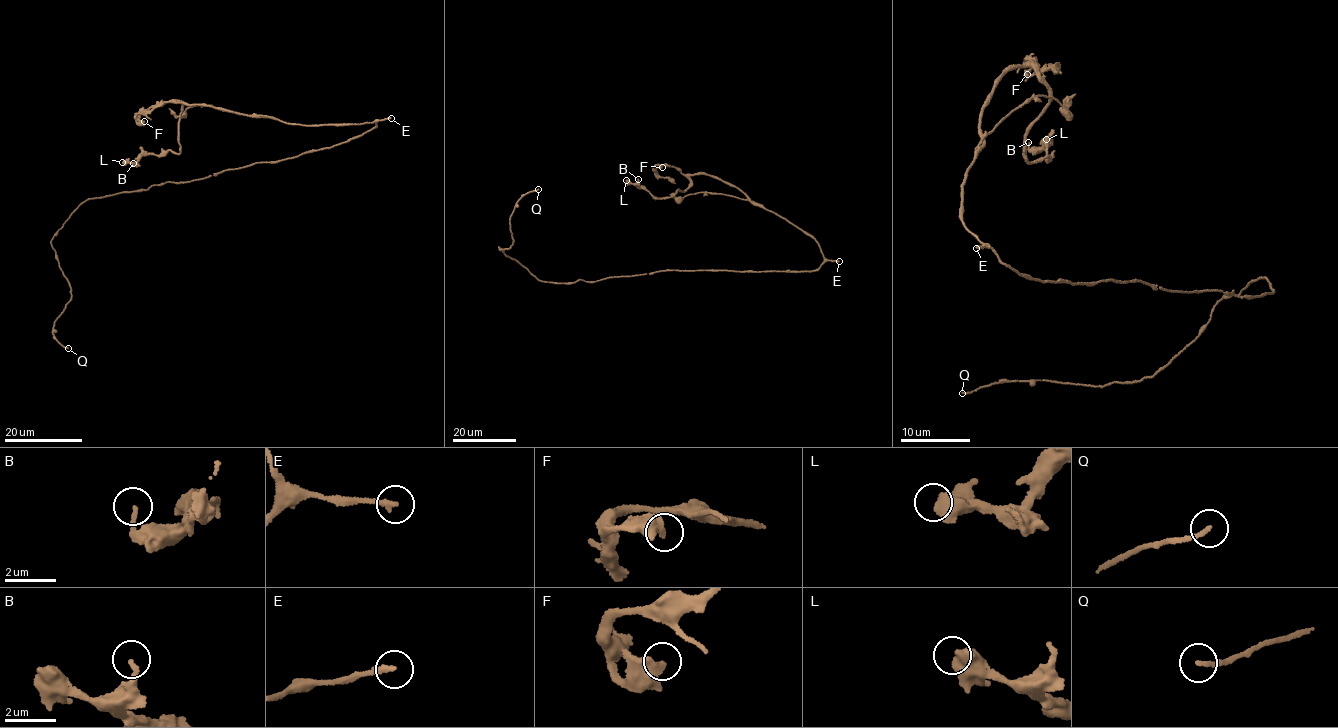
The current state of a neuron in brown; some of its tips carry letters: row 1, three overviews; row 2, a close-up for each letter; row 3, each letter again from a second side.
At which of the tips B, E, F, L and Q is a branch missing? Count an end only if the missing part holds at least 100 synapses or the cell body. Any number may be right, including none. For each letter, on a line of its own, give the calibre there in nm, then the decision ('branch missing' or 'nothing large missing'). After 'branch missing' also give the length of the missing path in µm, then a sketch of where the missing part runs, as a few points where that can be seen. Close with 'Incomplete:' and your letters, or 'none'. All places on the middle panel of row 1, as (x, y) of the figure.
B: 170 nm thick; nothing large missing
E: 200 nm thick; branch missing; about 110 µm are missing
F: 550 nm thick; nothing large missing
L: 650 nm thick; nothing large missing
Q: 160 nm thick; nothing large missing
Incomplete: E

